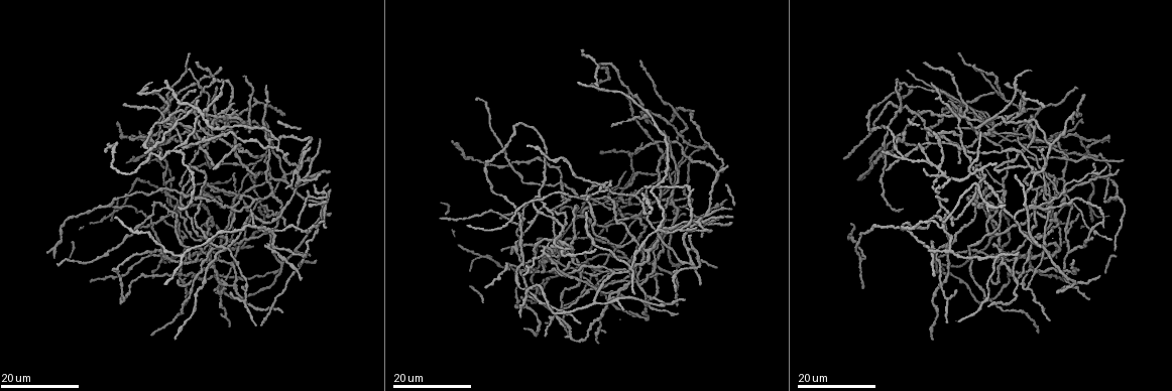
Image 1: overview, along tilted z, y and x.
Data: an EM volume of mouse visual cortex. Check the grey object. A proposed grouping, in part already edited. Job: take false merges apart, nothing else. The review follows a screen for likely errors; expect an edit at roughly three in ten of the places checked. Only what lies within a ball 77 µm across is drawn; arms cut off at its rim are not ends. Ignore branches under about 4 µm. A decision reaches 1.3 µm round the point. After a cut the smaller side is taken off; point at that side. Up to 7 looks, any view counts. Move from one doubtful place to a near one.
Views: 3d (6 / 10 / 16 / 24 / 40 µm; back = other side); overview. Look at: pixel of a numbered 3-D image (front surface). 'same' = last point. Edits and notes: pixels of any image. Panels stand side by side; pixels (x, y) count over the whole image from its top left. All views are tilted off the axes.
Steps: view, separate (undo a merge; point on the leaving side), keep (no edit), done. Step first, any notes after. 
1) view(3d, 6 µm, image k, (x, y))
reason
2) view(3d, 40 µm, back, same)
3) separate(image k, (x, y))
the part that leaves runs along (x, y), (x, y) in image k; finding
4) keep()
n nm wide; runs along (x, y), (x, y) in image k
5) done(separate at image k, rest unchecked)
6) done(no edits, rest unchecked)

view(3d, 16 µm, image 1, (970, 174))
a fork

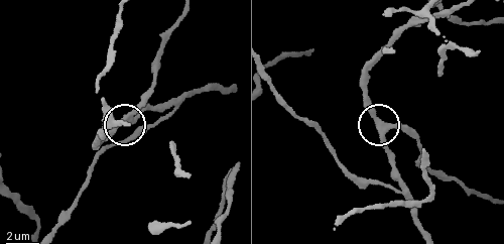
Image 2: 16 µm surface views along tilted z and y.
view(3d, 6 µm, image 2, (125, 117))
zoom in

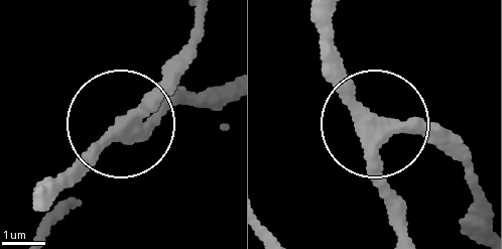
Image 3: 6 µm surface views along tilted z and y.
keep()
290 nm wide; runs along (222, 102), (179, 100), (136, 130), (123, 123), (186, 56) in image 3; all the same neuron

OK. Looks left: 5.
view(3d, 16 µm, image 1, (960, 136))
three-way junction

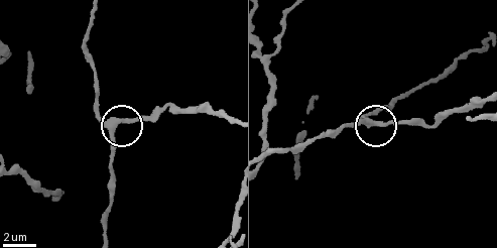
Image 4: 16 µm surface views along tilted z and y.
view(3d, 10 µm, image 4, (111, 120))

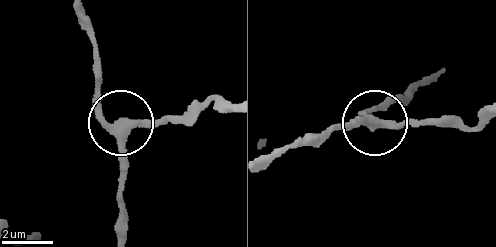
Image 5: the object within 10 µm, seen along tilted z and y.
keep()
side arm 18 µm; 3 arms; continuous, no second neuron

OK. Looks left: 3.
view(3d, 24 µm, image 1, (173, 150))
side arm on a straight run

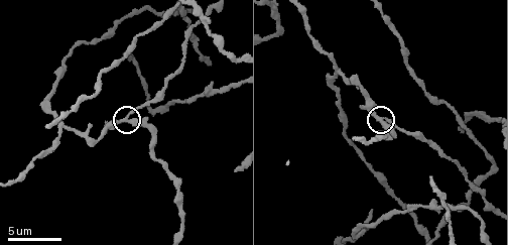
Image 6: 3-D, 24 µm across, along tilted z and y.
view(3d, 6 µm, image 6, (382, 122))

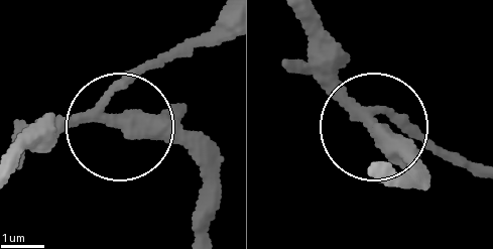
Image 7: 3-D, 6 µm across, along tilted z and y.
keep()
side arm 23 µm; runs along (304, 24), (327, 79), (395, 132), (414, 179) in image 7; all the same neuron

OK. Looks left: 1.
done(no edits, rest unchecked)

